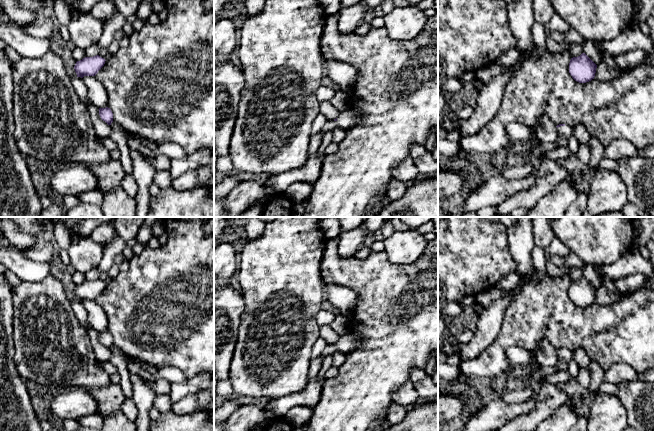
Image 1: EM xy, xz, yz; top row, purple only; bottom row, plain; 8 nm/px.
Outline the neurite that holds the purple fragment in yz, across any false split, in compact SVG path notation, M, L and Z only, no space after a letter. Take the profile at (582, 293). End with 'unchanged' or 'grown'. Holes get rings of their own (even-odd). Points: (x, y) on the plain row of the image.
M585 278L573 281L569 287L569 297L579 307L586 307L594 303L597 289Z; unchanged

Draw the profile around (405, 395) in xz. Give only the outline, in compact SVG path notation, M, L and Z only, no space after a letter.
M408 380L393 391L392 401L408 409L415 406L418 397L414 383Z

